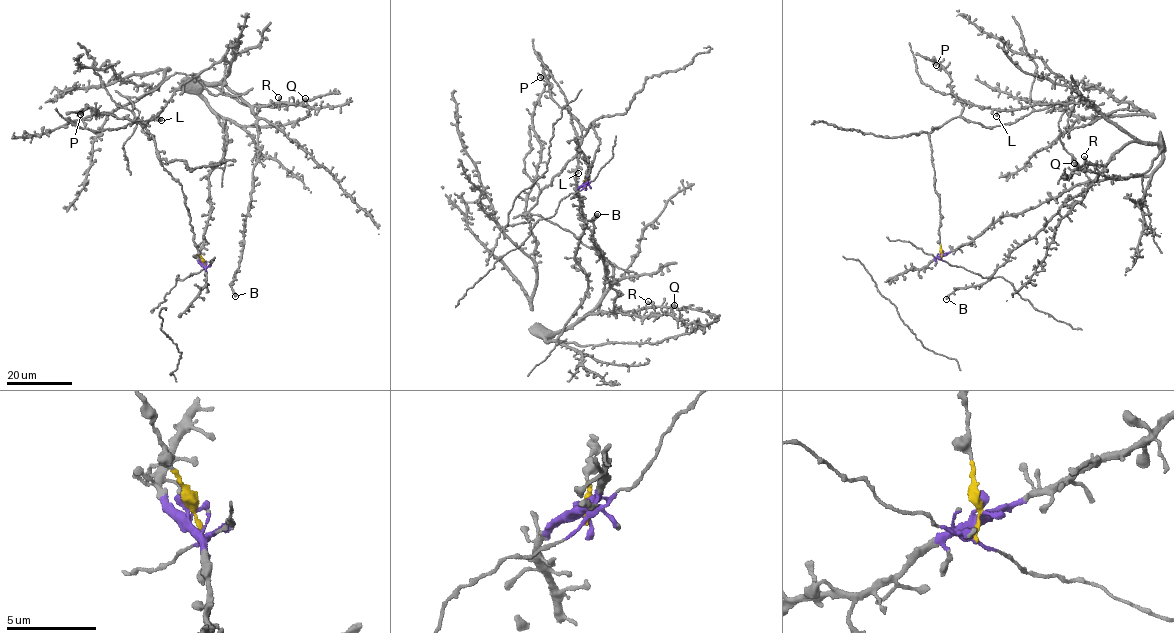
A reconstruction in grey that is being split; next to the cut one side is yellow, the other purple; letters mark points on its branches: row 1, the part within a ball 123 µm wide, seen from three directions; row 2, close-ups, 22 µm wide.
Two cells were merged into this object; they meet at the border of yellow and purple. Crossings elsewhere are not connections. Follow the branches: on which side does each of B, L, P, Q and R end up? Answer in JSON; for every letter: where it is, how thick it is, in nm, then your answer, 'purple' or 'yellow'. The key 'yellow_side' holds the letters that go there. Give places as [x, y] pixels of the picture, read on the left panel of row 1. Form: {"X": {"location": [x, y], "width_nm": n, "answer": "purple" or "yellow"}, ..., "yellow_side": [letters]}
{"B": {"location": [235, 296], "width_nm": 480, "answer": "purple"}, "L": {"location": [161, 120], "width_nm": 360, "answer": "purple"}, "P": {"location": [80, 114], "width_nm": 200, "answer": "purple"}, "Q": {"location": [305, 98], "width_nm": 460, "answer": "purple"}, "R": {"location": [278, 97], "width_nm": 500, "answer": "purple"}, "yellow_side": []}

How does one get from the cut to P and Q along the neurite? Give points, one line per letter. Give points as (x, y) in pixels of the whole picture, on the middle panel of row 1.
P: (585, 185), (575, 256), (588, 287), (549, 341), (595, 307), (613, 272), (583, 217), (581, 130), (540, 77)
Q: (585, 185), (577, 191), (586, 225), (575, 256), (588, 287), (563, 331), (546, 338), (588, 315), (675, 304)

